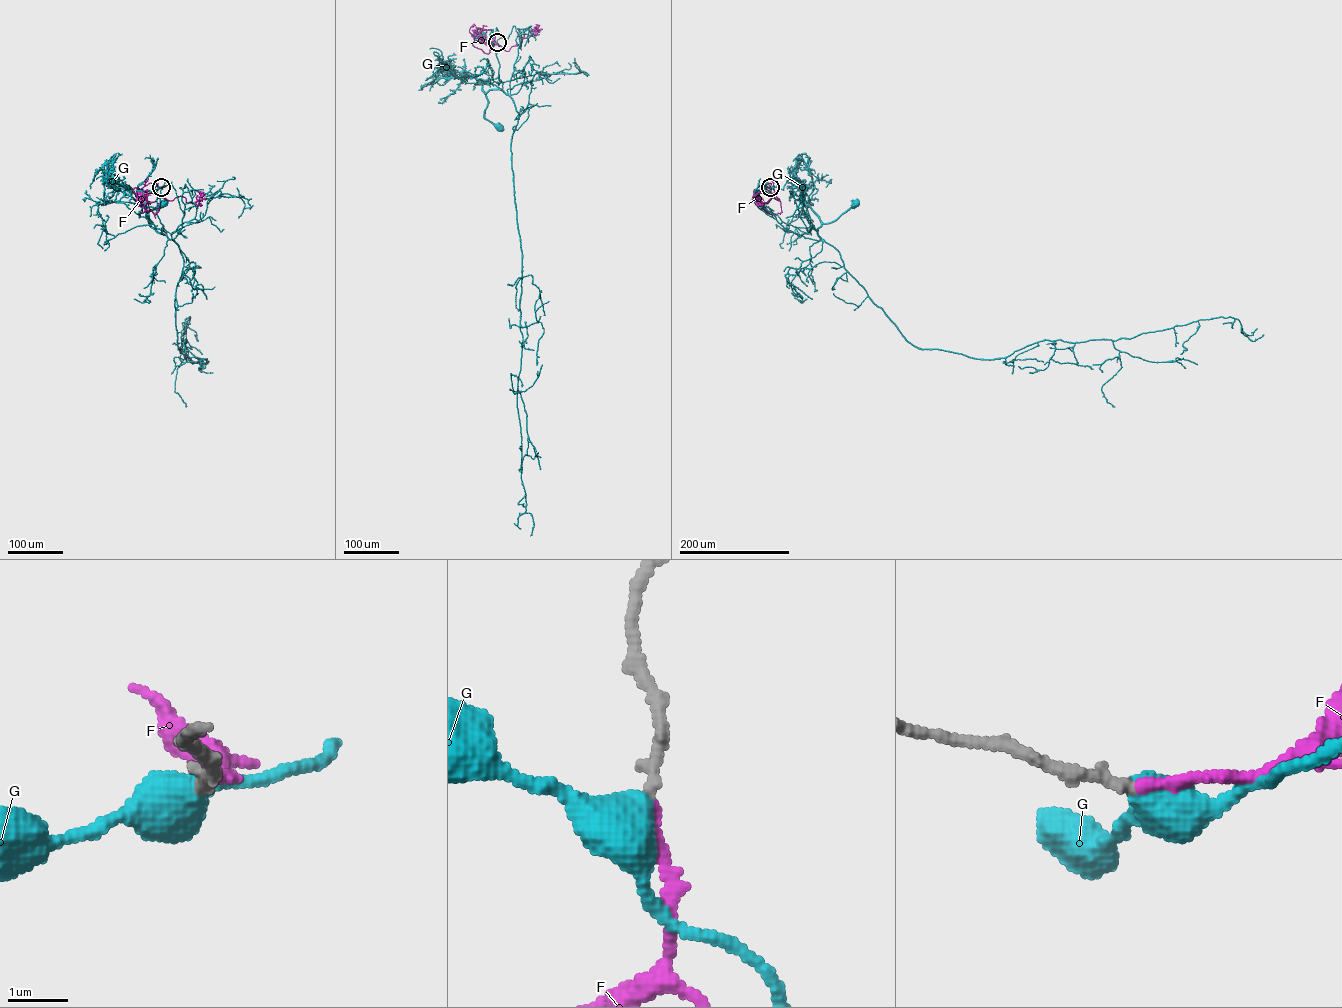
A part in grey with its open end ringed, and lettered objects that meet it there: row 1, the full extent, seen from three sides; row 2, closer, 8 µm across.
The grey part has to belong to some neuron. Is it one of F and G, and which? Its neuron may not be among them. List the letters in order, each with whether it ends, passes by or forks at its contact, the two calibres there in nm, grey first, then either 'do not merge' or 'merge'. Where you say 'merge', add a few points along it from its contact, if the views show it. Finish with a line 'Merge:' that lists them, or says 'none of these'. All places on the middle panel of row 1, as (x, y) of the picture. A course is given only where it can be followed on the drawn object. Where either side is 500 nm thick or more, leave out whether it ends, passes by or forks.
F: it ends | 180/190 nm | merge | via (497, 42), (491, 46), (481, 41), (500, 45), (508, 51), (535, 27), (538, 32), (534, 34)
G: 190/600 nm | do not merge
Merge: F

